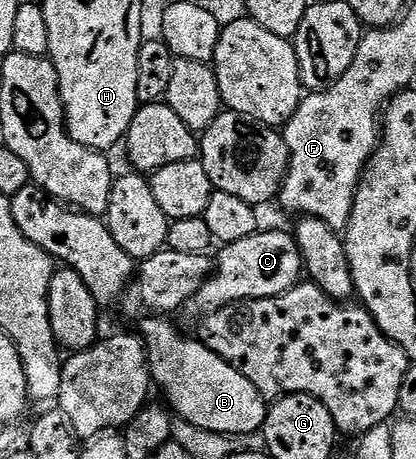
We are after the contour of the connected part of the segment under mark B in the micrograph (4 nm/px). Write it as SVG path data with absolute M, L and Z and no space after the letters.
M145 317L141 323L141 328L139 328L139 334L142 339L145 340L145 350L149 353L149 373L154 384L157 383L161 386L161 391L163 394L169 398L168 406L172 408L175 412L176 418L185 419L190 422L191 425L198 426L199 429L210 430L211 433L225 434L232 436L240 435L256 435L260 432L261 426L265 423L265 413L267 410L267 400L261 396L259 389L255 389L255 385L251 385L251 381L247 381L247 377L243 377L243 373L239 373L239 369L235 369L227 361L223 361L223 357L216 355L213 350L206 345L206 343L201 342L200 338L193 337L193 339L188 339L187 336L181 335L181 331L173 323L168 323L168 318L165 317Z

